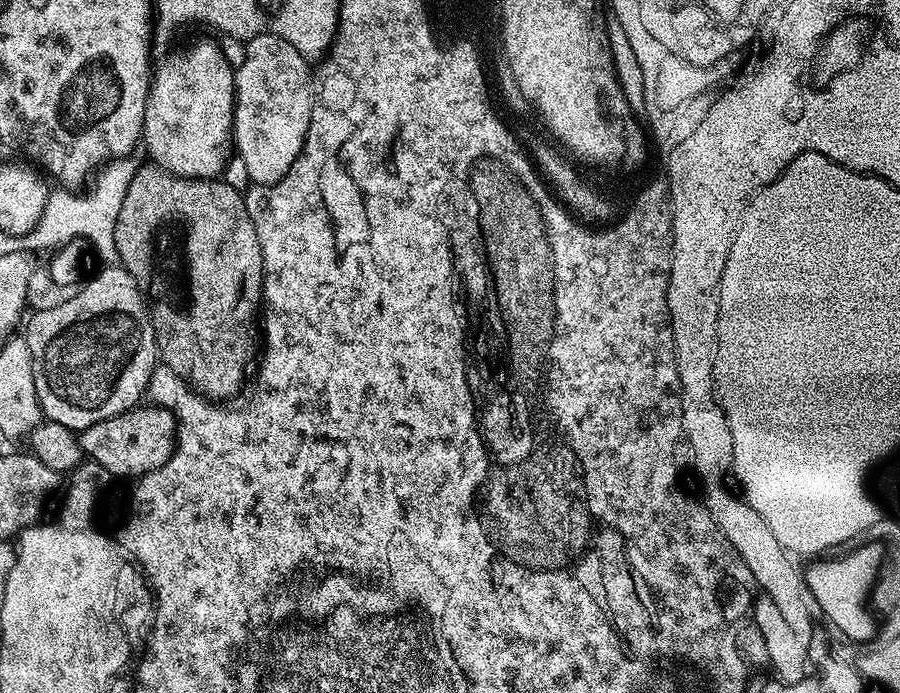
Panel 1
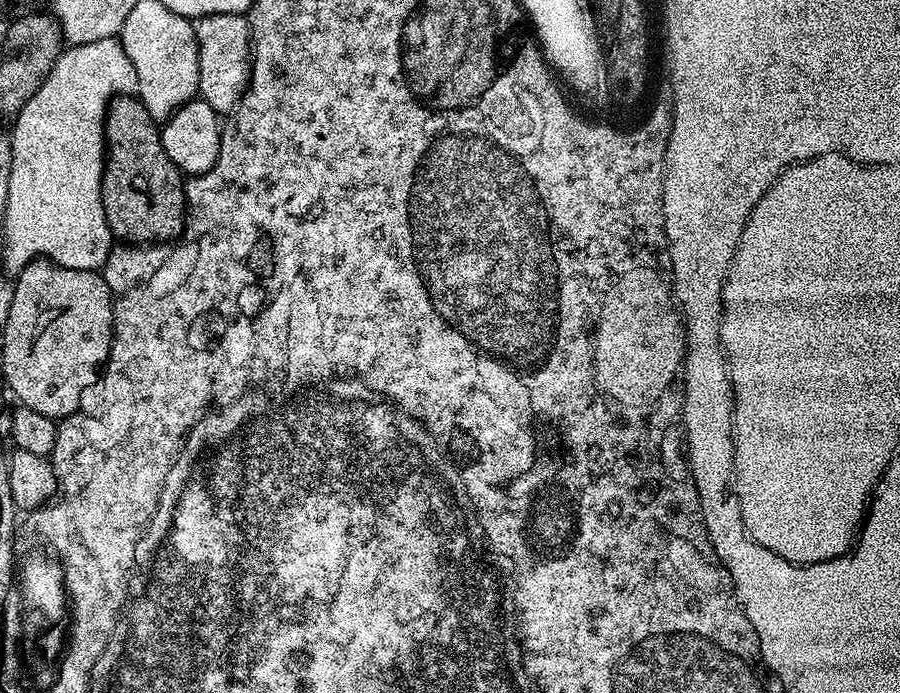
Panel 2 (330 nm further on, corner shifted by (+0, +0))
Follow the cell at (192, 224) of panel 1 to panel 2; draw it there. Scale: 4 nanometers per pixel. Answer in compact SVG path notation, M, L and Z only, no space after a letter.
M135 95L118 96L108 105L104 121L106 159L100 201L113 237L121 241L137 245L172 242L184 230L186 180L179 166L170 162L162 146L160 129L161 125Z

